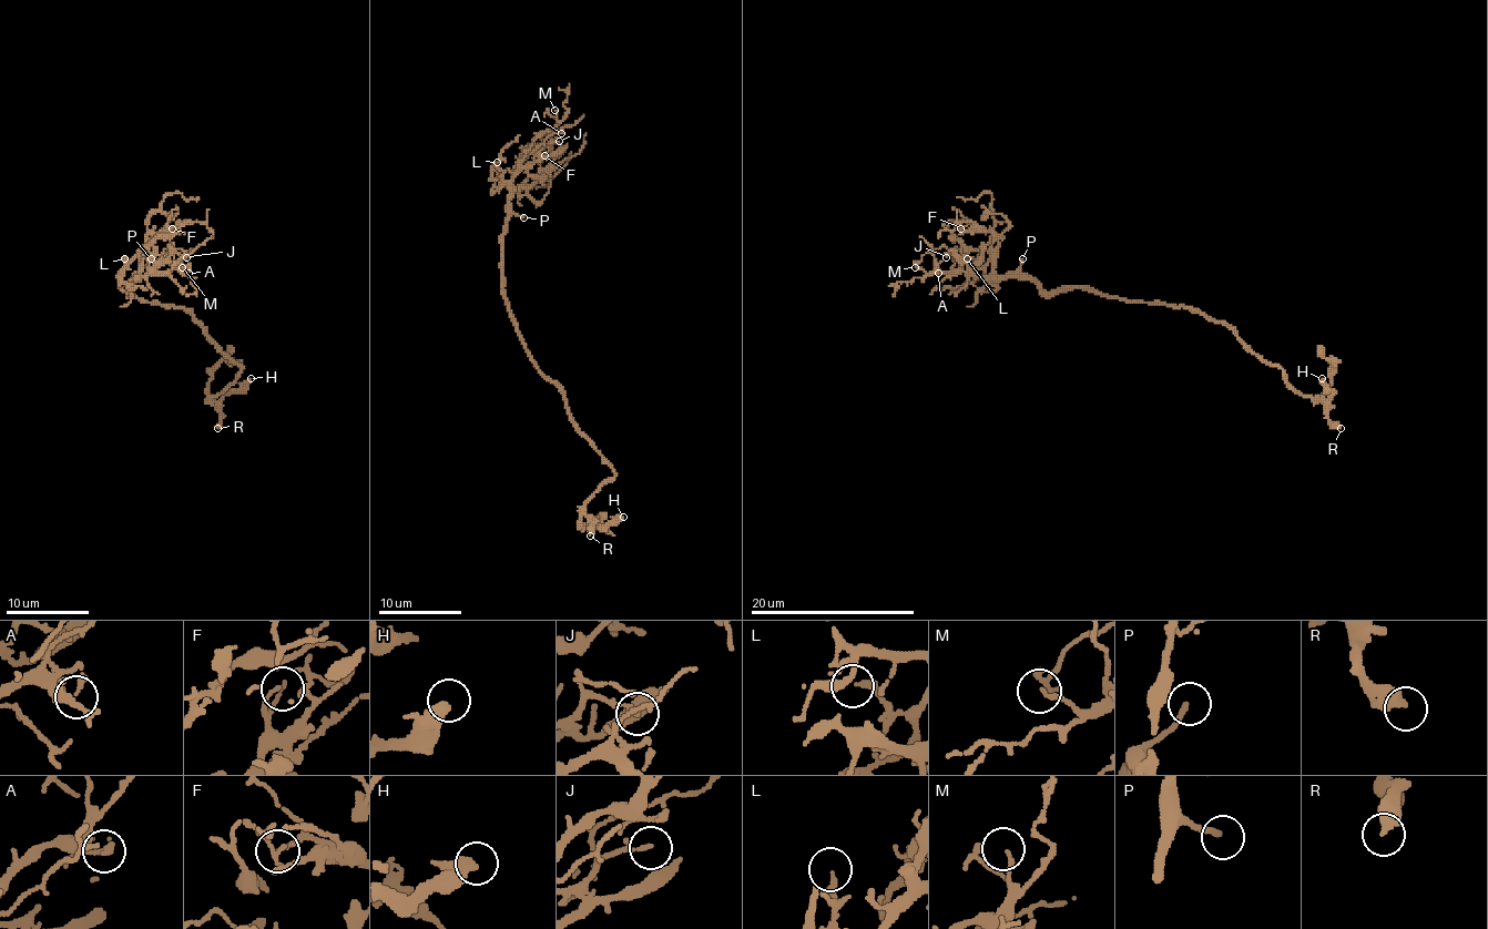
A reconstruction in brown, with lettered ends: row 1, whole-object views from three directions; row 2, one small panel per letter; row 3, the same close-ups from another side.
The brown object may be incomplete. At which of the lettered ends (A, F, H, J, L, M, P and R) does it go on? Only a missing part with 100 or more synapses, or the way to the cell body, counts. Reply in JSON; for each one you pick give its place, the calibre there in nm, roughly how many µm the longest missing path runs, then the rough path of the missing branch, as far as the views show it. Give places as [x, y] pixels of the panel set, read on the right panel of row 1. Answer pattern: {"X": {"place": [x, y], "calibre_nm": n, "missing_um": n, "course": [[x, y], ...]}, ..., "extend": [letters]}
{"P": {"place": [1022, 258], "calibre_nm": 200, "missing_um": 60, "course": [[1022, 258], [1070, 212], [1137, 273], [1226, 296], [1252, 294], [1266, 282], [1271, 265], [1235, 222], [1233, 201]]}, "extend": ["P"]}

